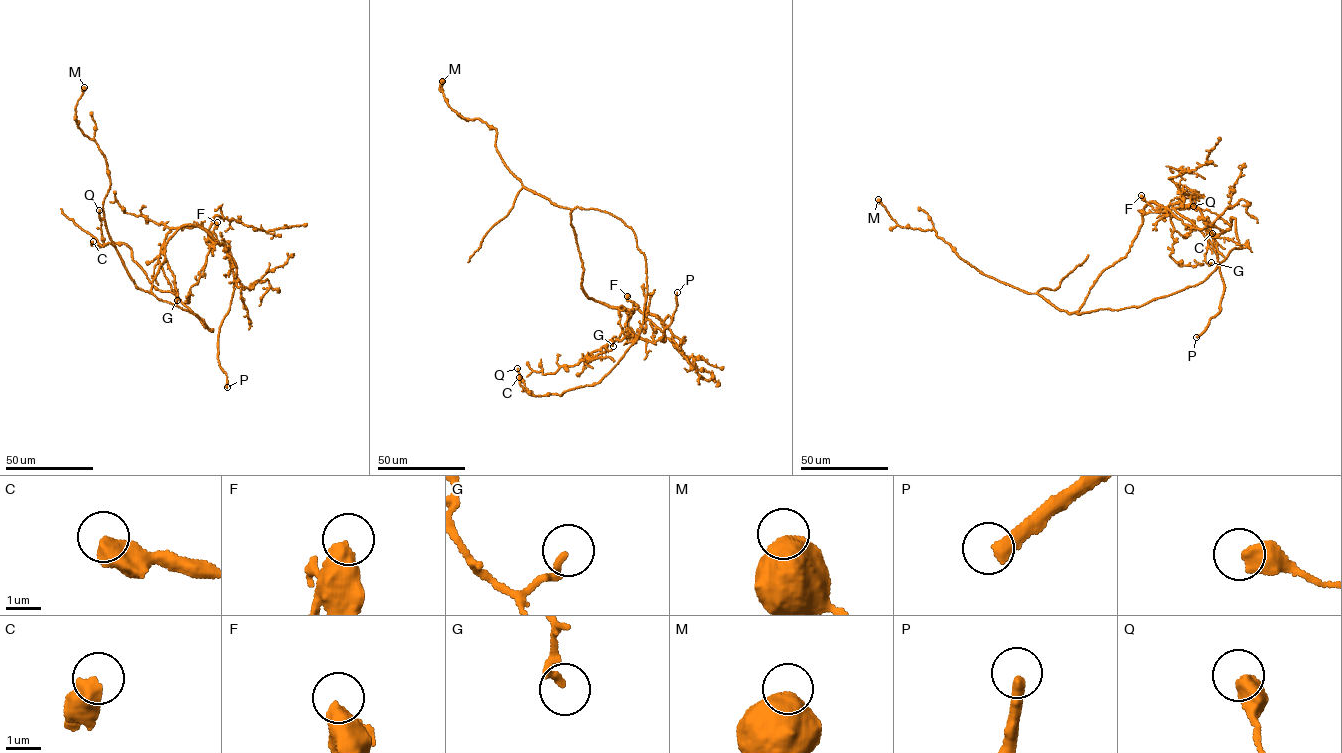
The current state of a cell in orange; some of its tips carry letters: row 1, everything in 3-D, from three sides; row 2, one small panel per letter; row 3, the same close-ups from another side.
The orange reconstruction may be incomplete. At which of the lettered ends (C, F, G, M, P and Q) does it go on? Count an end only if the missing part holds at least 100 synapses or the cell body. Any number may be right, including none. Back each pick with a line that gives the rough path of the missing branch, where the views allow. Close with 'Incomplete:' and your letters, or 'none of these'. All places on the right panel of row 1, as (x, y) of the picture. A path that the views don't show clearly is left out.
P: (1196, 337), (1181, 343), (1167, 340)
Incomplete: P

